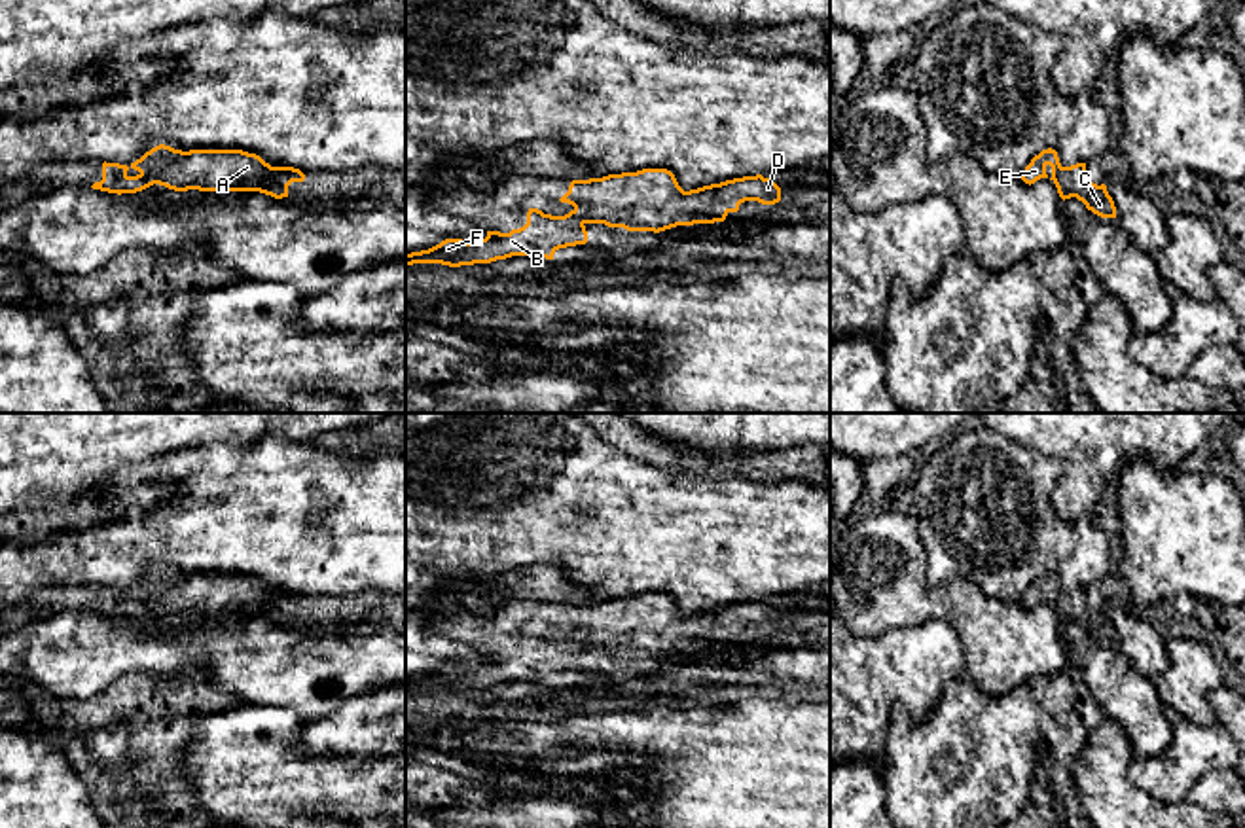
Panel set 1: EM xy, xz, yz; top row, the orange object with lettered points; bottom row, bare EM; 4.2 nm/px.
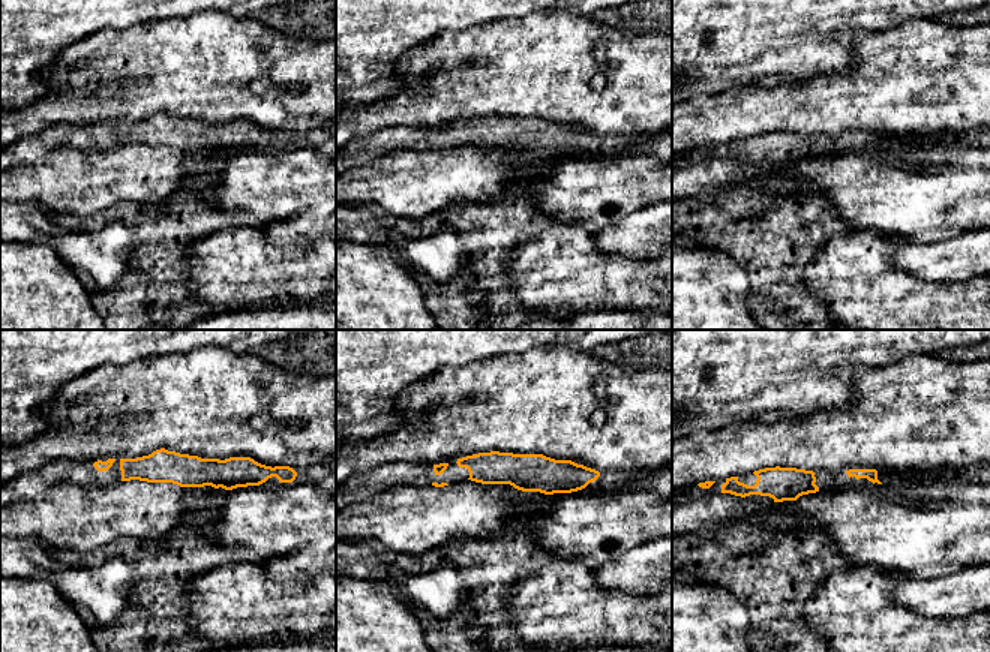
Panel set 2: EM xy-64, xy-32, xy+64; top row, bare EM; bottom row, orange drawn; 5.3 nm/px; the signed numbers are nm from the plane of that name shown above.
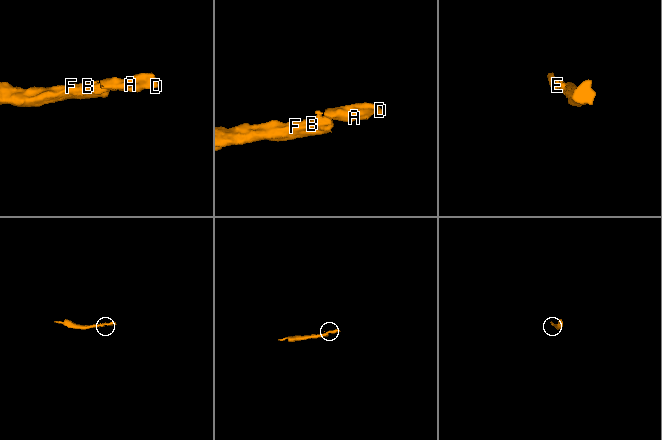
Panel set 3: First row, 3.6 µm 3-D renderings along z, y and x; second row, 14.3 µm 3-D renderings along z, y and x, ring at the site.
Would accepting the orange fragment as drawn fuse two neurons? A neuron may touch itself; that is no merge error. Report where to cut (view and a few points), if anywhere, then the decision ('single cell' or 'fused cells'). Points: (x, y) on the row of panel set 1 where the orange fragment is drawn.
no cut; single cell

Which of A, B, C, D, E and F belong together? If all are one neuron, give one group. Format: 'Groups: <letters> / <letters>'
Groups: A B C D E F

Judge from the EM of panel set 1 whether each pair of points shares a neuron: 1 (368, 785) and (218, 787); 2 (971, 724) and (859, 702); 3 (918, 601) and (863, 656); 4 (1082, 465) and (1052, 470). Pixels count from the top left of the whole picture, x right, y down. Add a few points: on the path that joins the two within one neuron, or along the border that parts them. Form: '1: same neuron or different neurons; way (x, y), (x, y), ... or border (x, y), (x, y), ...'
1: same neuron; way (330, 787), (256, 787)
2: different neurons; border (952, 679), (920, 719), (897, 705), (887, 739)
3: different neurons; border (931, 620), (870, 637), (849, 631)
4: different neurons; border (1024, 444), (1050, 455), (1064, 474)

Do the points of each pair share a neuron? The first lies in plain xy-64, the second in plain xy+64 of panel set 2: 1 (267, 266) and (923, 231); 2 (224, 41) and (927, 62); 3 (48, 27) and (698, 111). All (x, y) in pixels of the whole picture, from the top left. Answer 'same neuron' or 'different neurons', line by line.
1: different neurons
2: same neuron
3: different neurons

